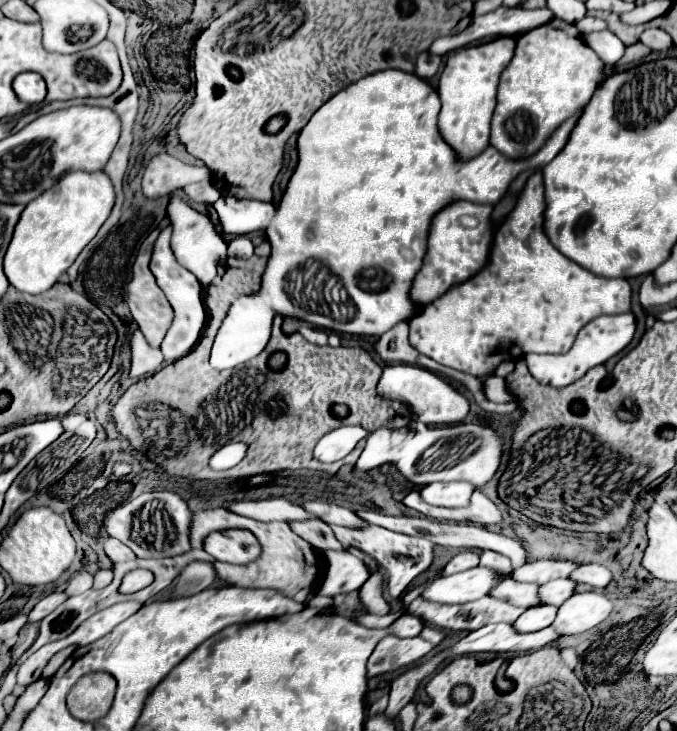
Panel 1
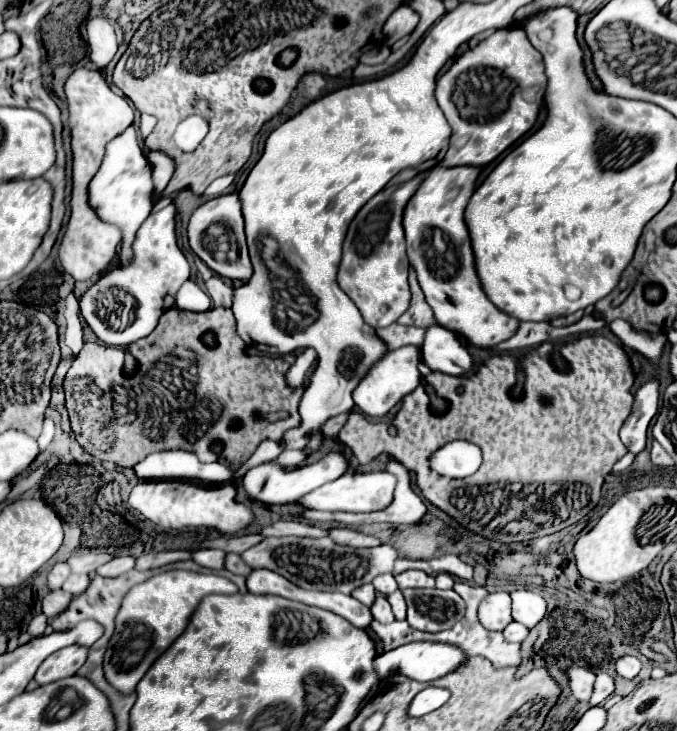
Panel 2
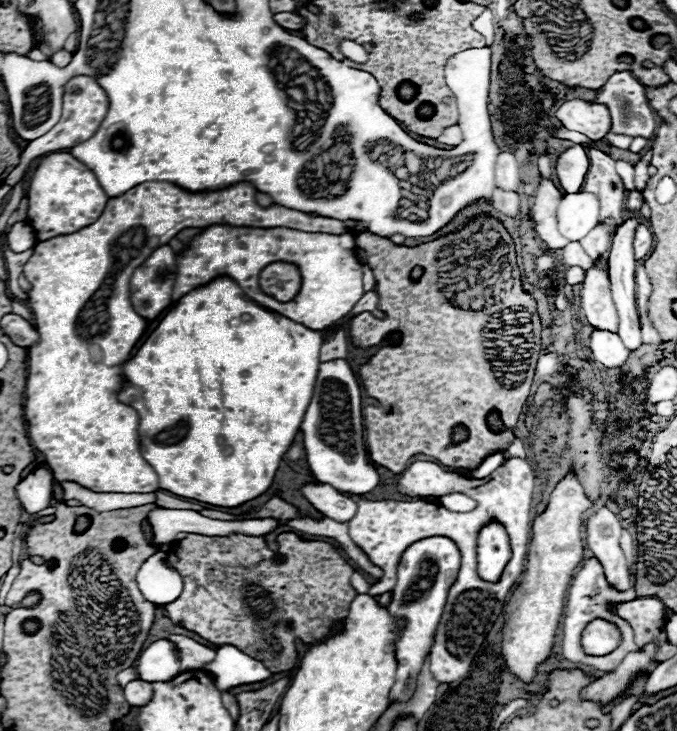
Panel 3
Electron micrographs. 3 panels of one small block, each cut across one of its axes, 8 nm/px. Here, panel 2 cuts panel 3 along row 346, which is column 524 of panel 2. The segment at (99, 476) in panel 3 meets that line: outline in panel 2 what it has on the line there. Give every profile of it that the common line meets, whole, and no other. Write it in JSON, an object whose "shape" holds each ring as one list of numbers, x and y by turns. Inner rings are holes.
{"shape":[[508,26,496,30,482,40,476,48,458,56,452,66,436,82,436,102,452,126,450,148,442,160,444,166,486,166,496,160,508,146,522,138,534,124,542,106,546,90,546,74,540,52,530,44,526,32,520,26]]}

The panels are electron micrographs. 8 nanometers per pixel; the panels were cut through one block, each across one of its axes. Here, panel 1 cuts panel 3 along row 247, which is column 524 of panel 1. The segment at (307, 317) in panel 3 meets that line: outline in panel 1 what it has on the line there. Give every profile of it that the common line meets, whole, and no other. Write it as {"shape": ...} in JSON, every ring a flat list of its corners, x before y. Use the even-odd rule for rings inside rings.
{"shape":[[536,172,528,178,514,210,504,218,494,236,490,264,480,276,454,286,422,312,410,320,410,344,424,356,478,376,486,378,500,362,516,360,530,352,534,354,564,354,584,324,600,314,630,312,630,284,624,278,596,276,580,264,558,252,544,232,544,186,542,174]]}

